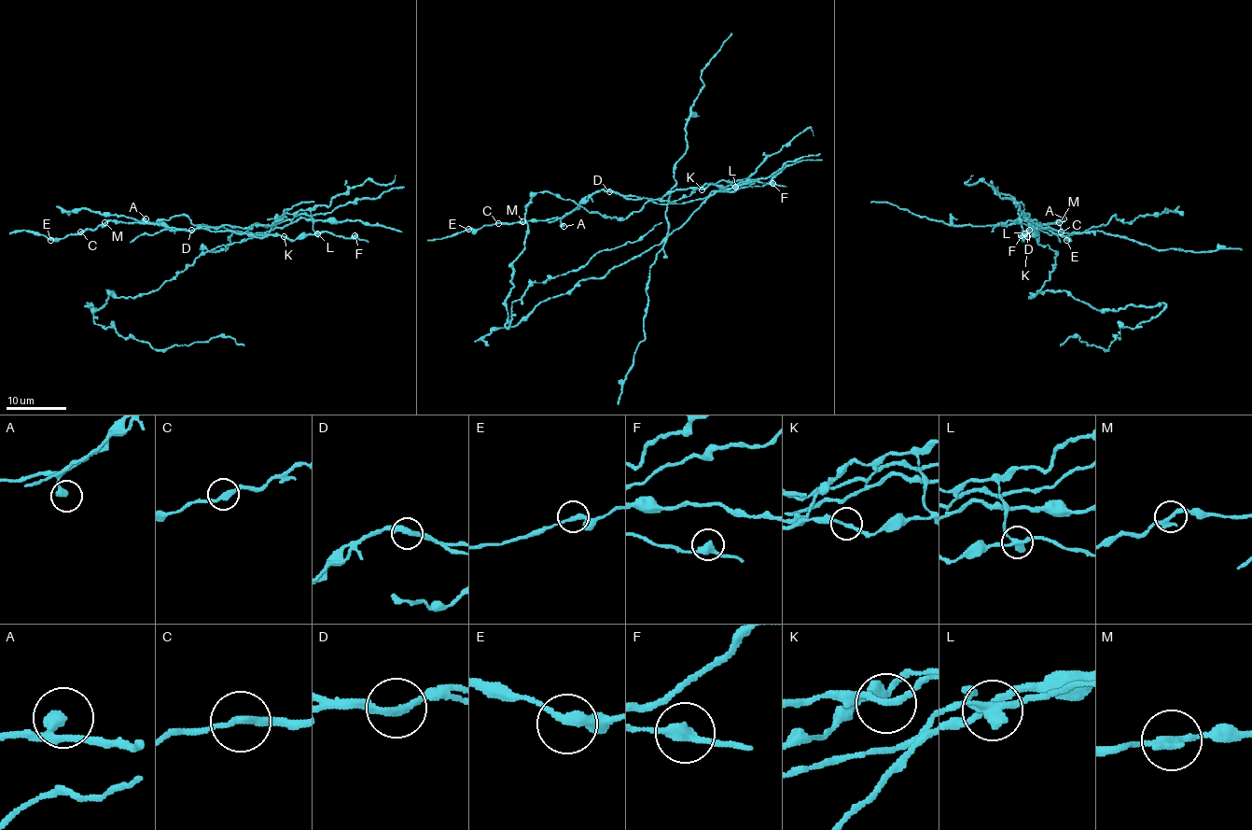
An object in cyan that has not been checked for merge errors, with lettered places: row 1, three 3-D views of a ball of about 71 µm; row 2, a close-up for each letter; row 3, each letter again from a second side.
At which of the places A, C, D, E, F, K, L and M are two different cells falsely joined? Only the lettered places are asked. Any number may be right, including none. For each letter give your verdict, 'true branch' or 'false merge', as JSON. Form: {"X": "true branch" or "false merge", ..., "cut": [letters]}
{"A": "true branch", "C": "true branch", "D": "false merge", "E": "true branch", "F": "true branch", "K": "true branch", "L": "false merge", "M": "true branch", "cut": ["D", "L"]}

